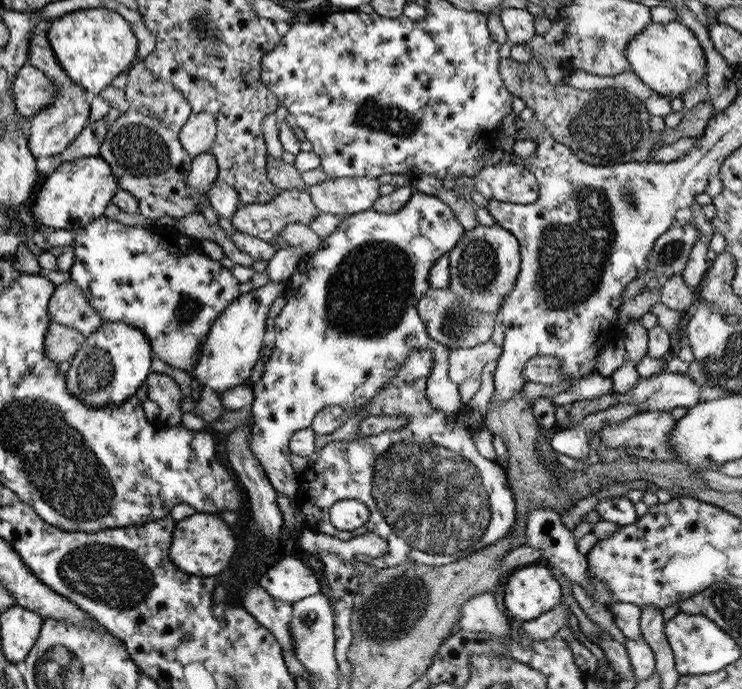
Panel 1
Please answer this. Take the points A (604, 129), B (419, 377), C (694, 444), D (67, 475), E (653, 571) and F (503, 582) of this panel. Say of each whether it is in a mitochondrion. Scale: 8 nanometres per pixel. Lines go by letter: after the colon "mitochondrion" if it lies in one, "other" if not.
A: mitochondrion
B: other
C: other
D: mitochondrion
E: other
F: other

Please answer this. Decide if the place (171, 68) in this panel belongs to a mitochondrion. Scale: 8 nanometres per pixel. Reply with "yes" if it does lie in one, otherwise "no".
no

